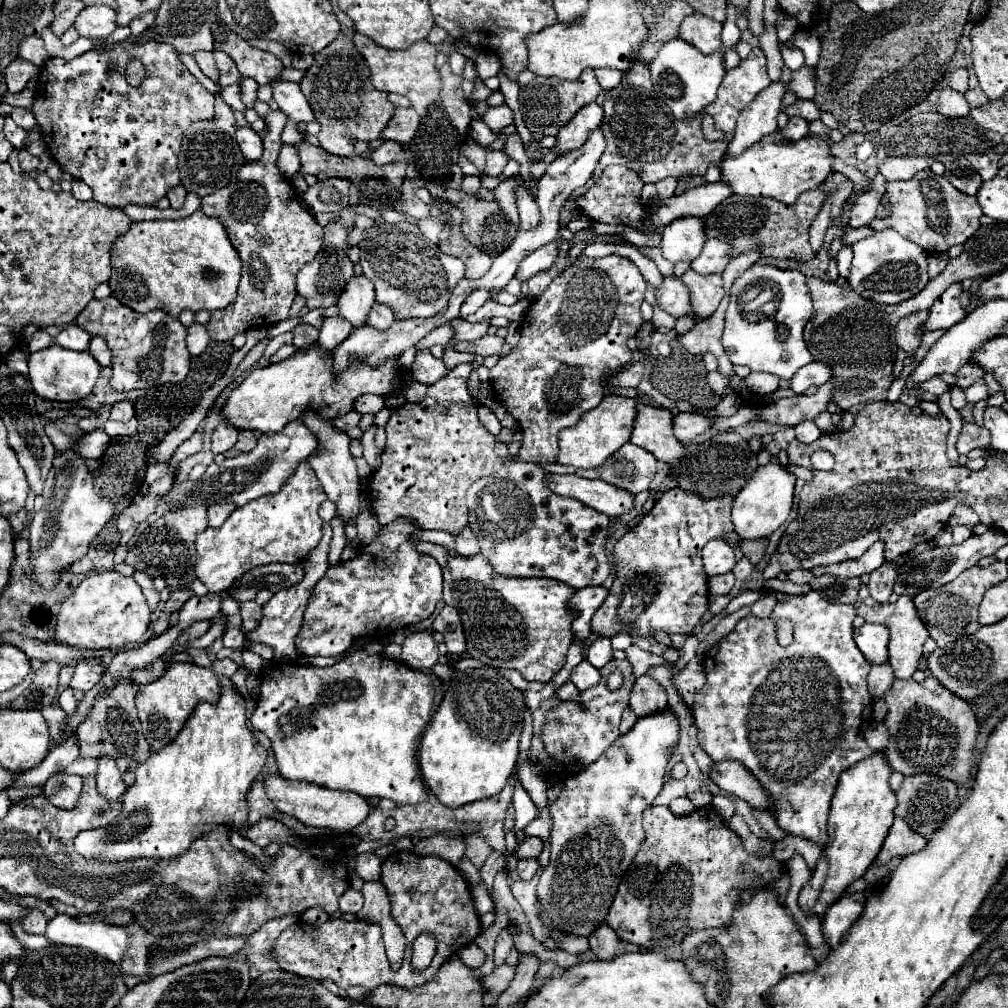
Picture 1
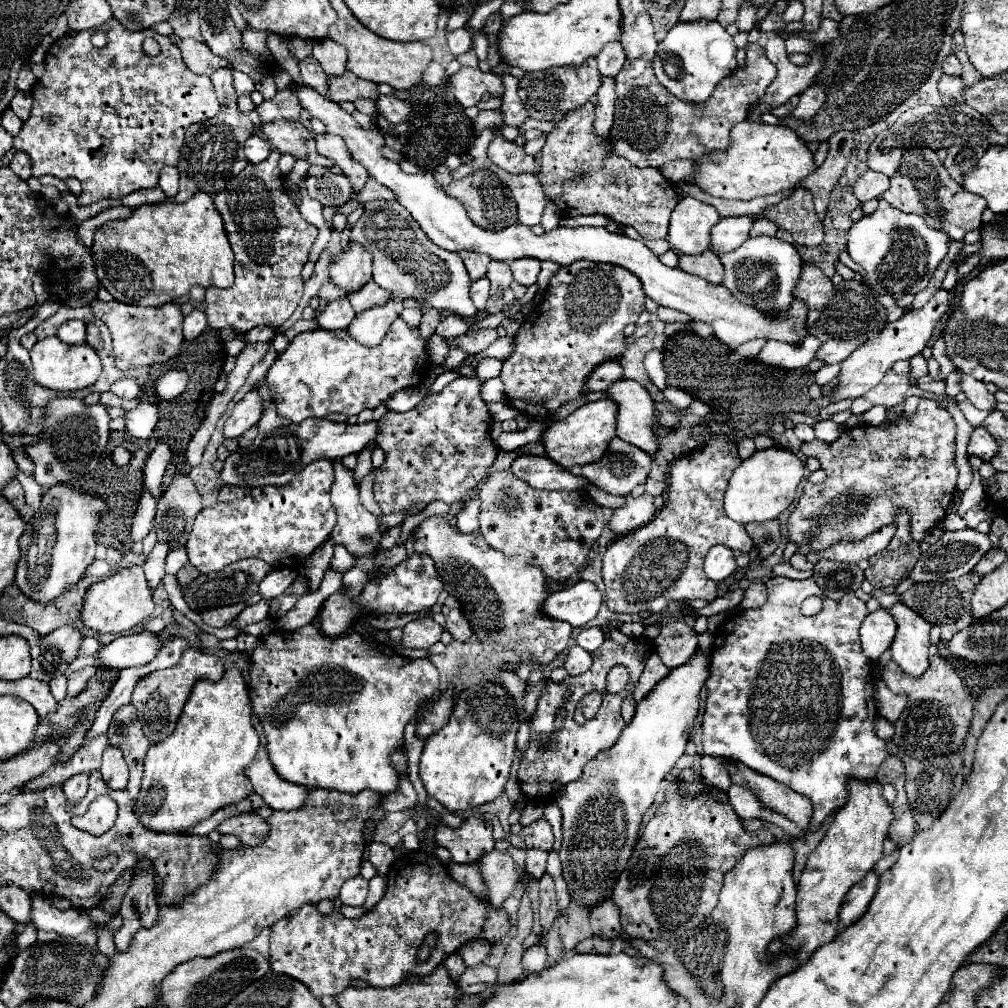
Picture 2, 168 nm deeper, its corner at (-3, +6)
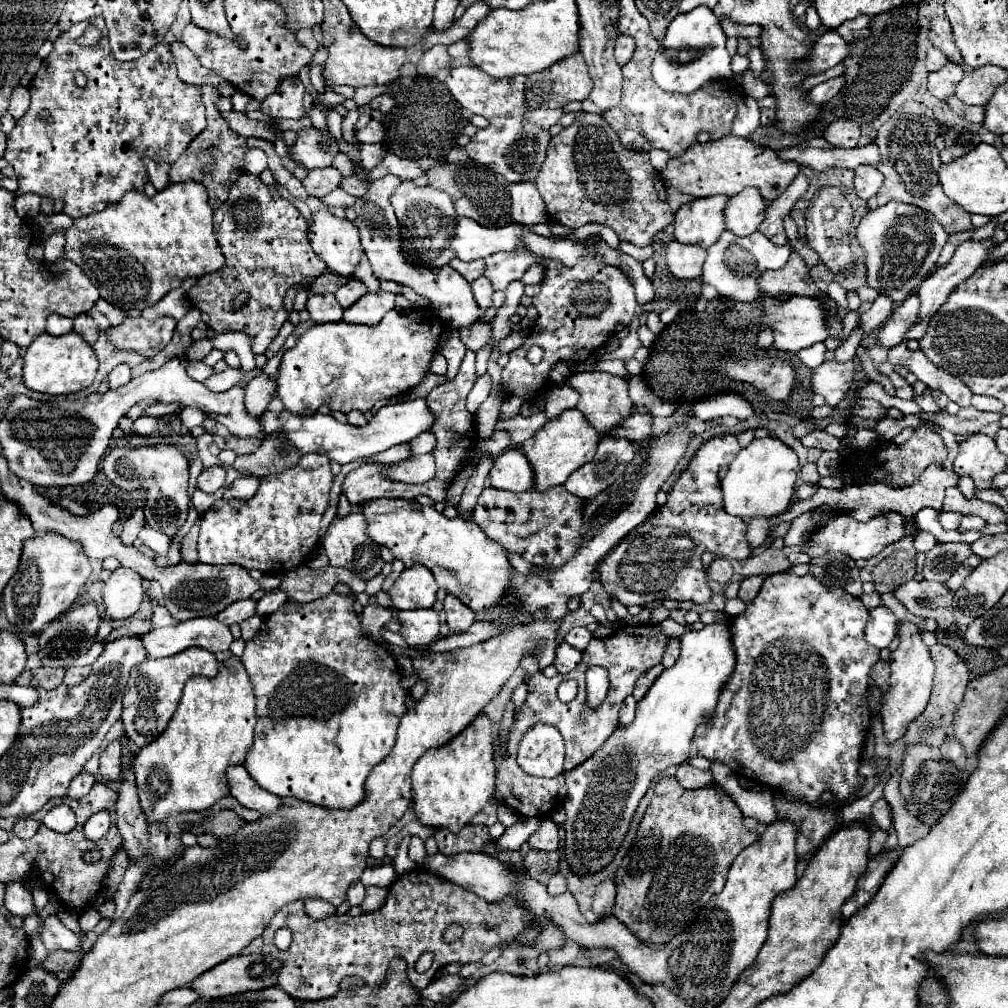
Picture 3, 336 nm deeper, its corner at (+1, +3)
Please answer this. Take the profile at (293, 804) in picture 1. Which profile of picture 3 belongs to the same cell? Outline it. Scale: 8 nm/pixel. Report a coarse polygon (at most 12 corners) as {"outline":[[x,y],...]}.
{"outline":[[243,765],[229,767],[229,793],[261,815],[277,811],[281,799],[263,791]]}

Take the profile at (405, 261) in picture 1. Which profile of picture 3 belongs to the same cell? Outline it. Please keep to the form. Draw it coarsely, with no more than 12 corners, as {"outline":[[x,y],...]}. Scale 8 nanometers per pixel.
{"outline":[[401,179],[369,183],[353,205],[375,277],[415,289],[455,329],[479,321],[471,285],[445,265],[405,261],[389,199]]}

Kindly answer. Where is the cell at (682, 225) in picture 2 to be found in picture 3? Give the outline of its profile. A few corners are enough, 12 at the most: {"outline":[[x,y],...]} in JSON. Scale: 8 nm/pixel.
{"outline":[[729,197],[693,199],[675,217],[675,239],[711,247],[725,231]]}

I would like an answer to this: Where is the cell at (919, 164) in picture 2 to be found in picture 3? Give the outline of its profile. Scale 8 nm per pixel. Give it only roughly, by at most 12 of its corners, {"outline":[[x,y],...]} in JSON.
{"outline":[[907,101],[877,131],[885,181],[871,207],[903,201],[947,233],[971,227],[935,179],[939,121]]}

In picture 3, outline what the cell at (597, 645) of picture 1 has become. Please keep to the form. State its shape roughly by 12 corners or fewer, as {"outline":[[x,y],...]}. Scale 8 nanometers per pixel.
{"outline":[[573,627],[565,635],[571,647],[583,651],[591,635],[585,627]]}

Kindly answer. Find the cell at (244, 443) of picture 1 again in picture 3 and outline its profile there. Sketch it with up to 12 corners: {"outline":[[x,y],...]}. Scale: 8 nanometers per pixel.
{"outline":[[227,439],[237,455],[253,453],[257,439]]}

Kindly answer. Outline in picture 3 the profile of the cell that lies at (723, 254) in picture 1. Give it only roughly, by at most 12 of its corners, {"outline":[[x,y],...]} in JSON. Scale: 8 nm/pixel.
{"outline":[[747,187],[731,197],[725,229],[751,235],[765,219],[767,201]]}

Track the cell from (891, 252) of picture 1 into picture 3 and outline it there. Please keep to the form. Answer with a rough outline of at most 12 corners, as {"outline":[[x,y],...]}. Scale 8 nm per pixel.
{"outline":[[889,201],[861,219],[867,285],[901,303],[935,267],[947,233]]}

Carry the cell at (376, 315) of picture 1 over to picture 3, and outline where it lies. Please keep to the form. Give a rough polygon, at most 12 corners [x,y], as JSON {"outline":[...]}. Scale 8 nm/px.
{"outline":[[357,279],[347,283],[335,291],[339,305],[343,309],[351,307],[359,295],[367,289]]}

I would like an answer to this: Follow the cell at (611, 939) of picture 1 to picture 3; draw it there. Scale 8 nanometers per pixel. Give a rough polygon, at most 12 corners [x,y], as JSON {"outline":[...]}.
{"outline":[[605,879],[593,895],[593,911],[611,915],[615,881]]}

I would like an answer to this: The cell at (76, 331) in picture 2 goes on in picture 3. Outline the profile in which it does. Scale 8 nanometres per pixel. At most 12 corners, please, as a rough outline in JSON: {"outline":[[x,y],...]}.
{"outline":[[61,315],[47,317],[47,333],[67,335],[73,319]]}

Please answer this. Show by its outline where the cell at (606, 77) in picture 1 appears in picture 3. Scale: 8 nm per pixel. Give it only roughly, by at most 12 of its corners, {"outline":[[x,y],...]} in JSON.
{"outline":[[619,35],[615,59],[625,65],[635,51],[635,39]]}

